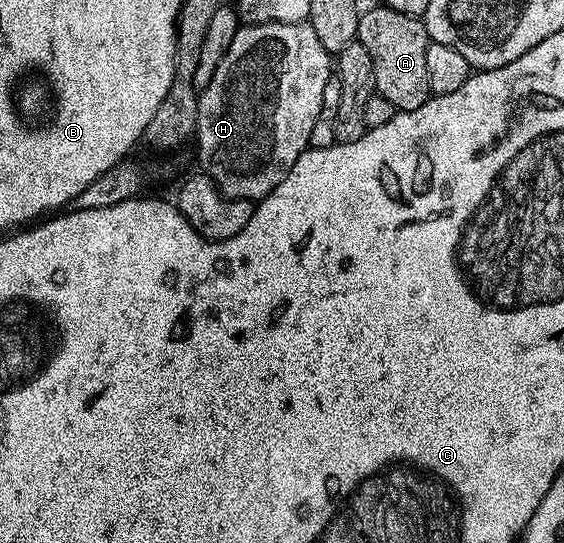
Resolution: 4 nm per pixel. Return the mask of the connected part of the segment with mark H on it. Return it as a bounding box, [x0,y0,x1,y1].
[198,23,332,202]

